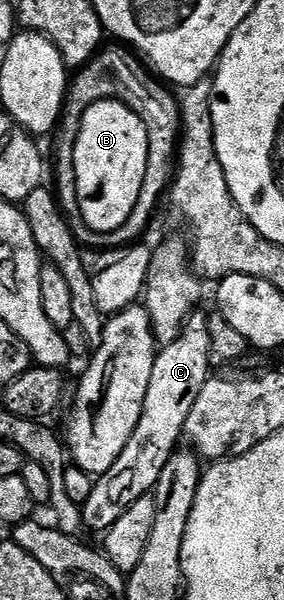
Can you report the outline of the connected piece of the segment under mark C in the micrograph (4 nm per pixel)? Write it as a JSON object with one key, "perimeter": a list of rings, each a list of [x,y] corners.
{"perimeter":[[[206,312],[192,313],[183,322],[177,339],[156,352],[153,375],[149,375],[149,391],[145,391],[145,403],[141,407],[141,419],[137,419],[137,428],[129,443],[125,443],[125,451],[117,455],[117,463],[113,463],[109,471],[98,474],[89,499],[85,499],[81,506],[84,530],[105,531],[117,523],[117,519],[125,515],[129,503],[137,503],[137,499],[154,490],[165,463],[169,463],[171,456],[180,448],[185,419],[189,419],[189,411],[193,411],[193,403],[197,403],[201,387],[205,387],[213,373],[207,319]]]}

